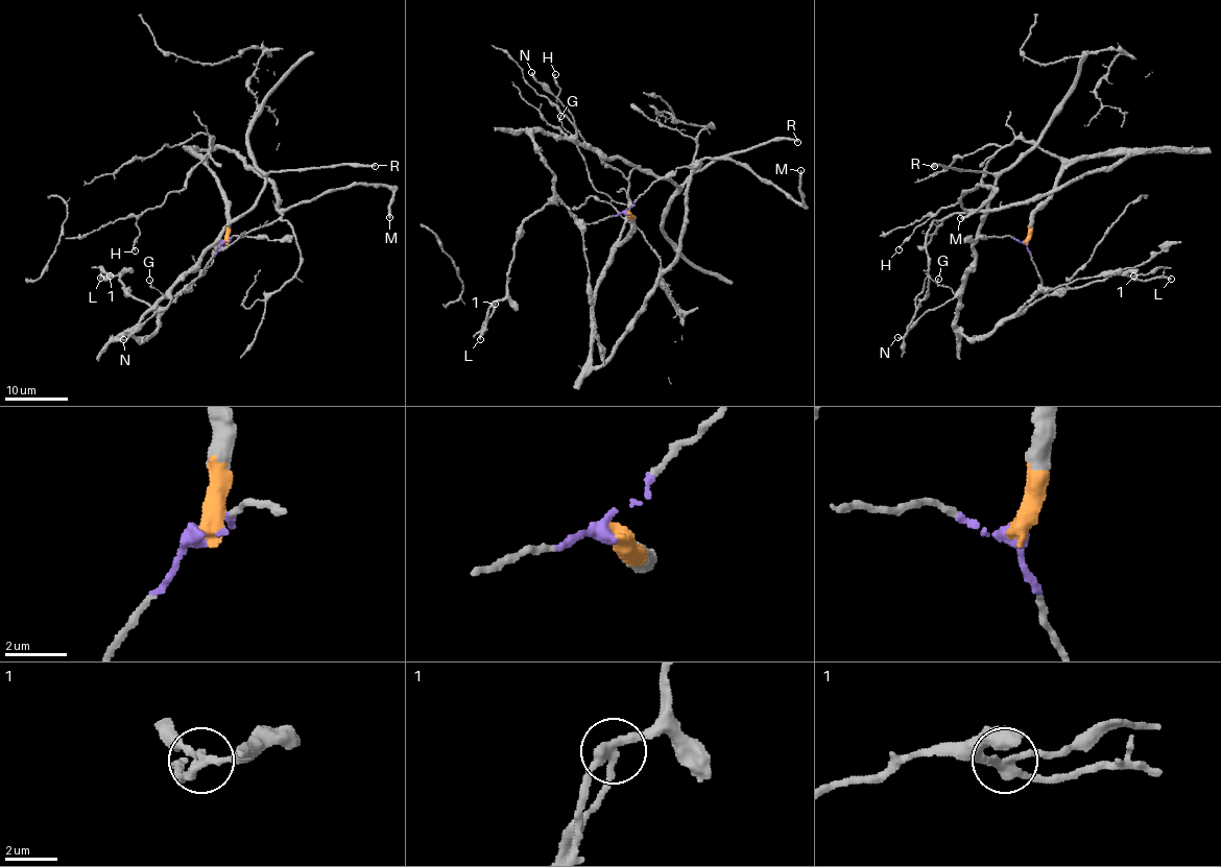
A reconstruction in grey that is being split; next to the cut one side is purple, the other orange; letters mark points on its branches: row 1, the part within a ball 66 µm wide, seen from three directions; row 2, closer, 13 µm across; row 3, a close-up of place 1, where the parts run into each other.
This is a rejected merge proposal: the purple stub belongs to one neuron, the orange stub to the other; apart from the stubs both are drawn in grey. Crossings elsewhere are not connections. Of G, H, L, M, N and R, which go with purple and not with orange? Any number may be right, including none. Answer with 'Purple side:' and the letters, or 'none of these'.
Purple side: G, L, N, R

